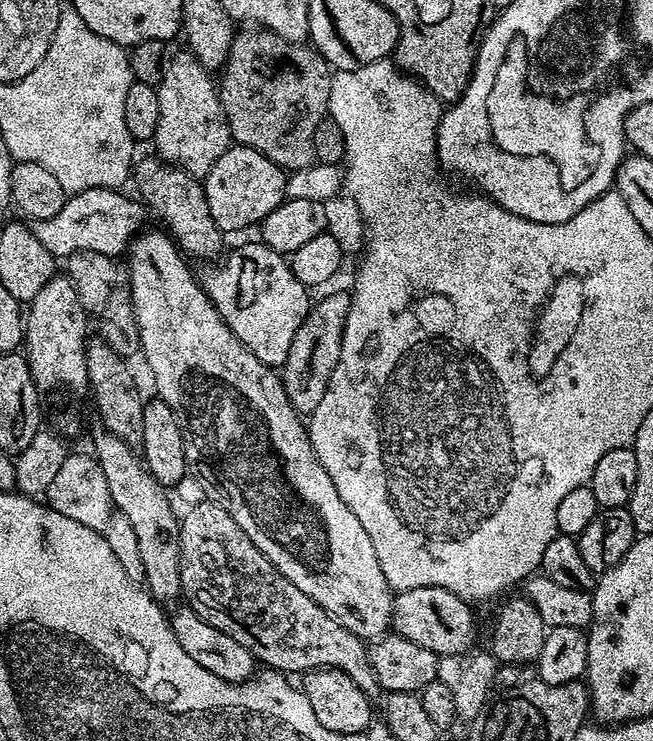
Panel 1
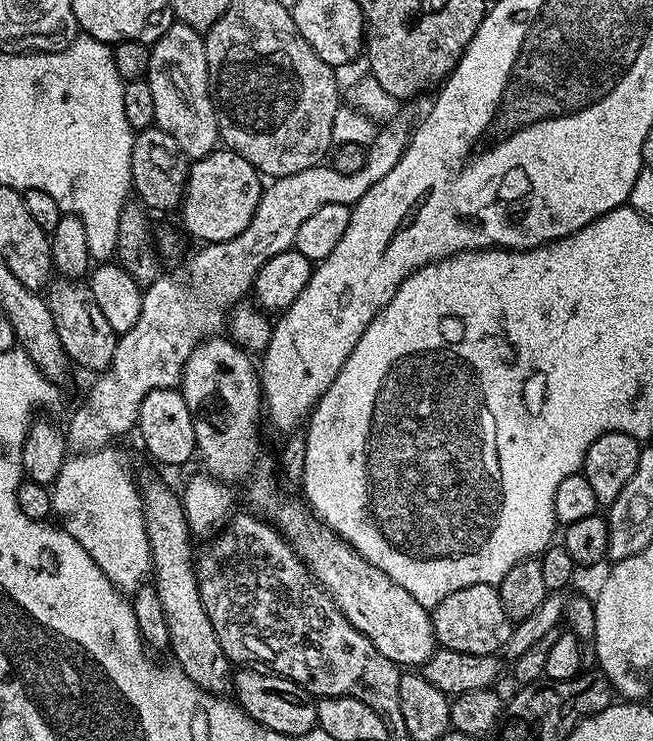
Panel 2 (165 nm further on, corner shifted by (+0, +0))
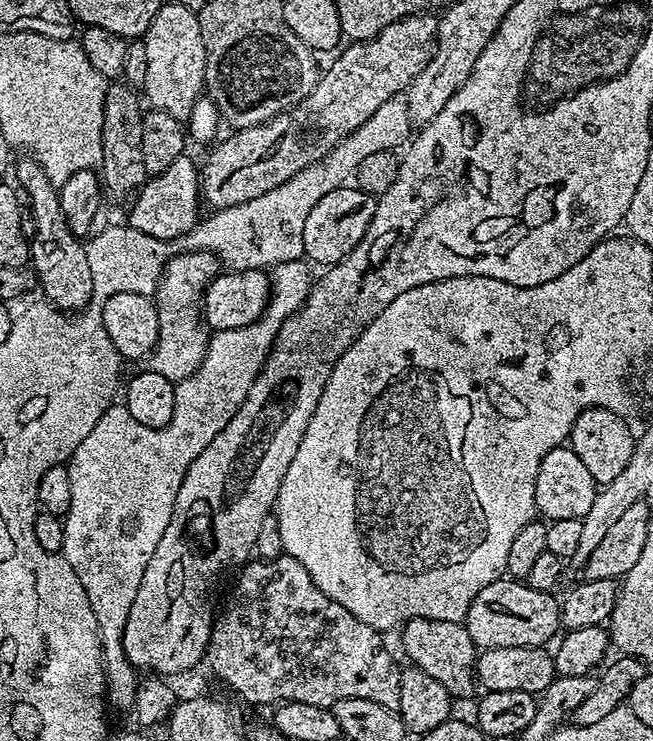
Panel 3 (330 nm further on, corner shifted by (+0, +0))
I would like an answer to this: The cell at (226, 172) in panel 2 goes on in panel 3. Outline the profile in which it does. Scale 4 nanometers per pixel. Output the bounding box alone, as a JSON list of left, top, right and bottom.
[126,154,202,240]

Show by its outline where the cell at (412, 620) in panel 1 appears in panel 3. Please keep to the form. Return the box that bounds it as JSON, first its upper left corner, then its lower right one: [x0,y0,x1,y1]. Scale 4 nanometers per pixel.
[462,578,561,650]

